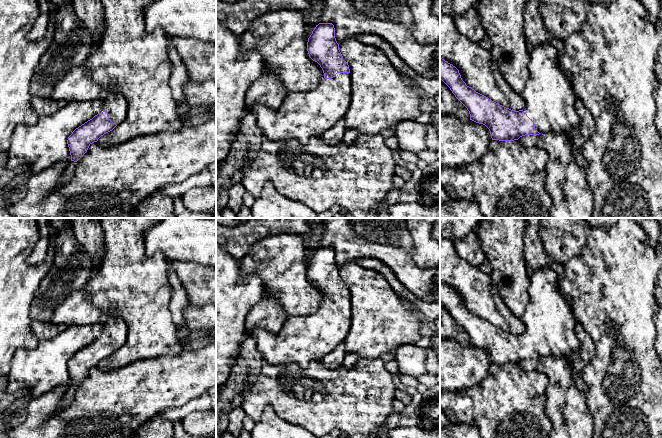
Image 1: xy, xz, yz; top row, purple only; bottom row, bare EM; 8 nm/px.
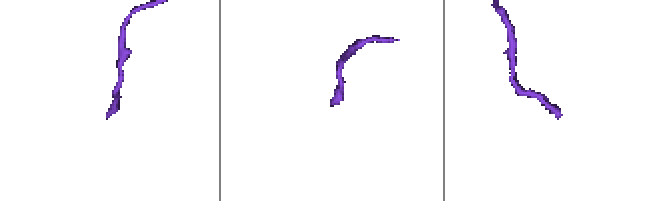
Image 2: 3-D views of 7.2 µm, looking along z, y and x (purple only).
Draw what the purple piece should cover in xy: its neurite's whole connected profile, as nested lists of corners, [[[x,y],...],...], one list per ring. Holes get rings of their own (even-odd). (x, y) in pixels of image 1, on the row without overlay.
[[[85,289],[71,295],[59,305],[50,322],[66,327],[93,324],[104,326],[97,339],[76,352],[68,361],[71,385],[74,386],[87,376],[92,367],[119,349],[126,342],[128,333],[126,322],[115,312],[104,313],[96,308]]]

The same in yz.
[[[551,267],[540,268],[530,276],[528,305],[521,316],[525,325],[523,334],[511,334],[476,316],[462,304],[459,294],[441,281],[440,303],[467,332],[470,344],[483,348],[489,353],[492,364],[514,365],[525,359],[535,360],[545,356],[572,357],[581,349],[575,331],[576,319],[572,307],[560,291],[558,275]]]

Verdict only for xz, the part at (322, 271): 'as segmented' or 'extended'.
extended

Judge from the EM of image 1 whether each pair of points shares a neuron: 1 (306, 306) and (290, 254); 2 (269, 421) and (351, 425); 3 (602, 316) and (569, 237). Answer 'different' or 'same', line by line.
1: same
2: different
3: different

